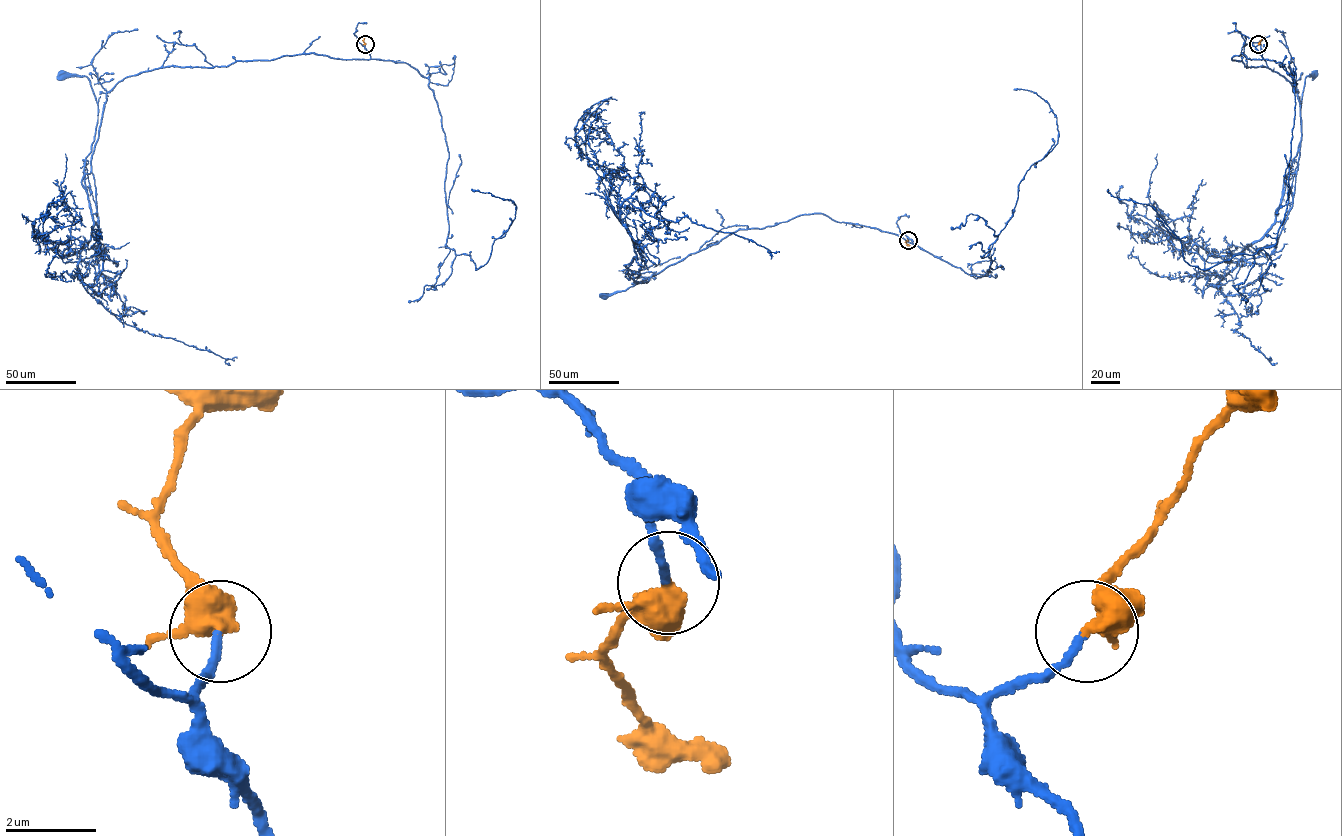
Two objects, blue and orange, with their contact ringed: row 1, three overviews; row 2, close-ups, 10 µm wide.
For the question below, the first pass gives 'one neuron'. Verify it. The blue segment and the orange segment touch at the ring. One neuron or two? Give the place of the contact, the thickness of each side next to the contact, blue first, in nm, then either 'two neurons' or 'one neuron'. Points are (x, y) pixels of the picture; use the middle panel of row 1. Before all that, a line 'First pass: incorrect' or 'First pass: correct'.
First pass: correct
at (908, 240); 170 nm thick on the blue side, 400 nm on the other; one neuron

